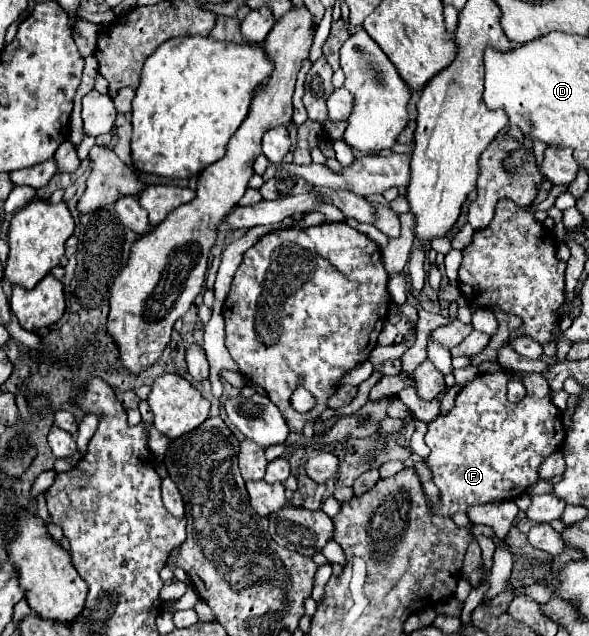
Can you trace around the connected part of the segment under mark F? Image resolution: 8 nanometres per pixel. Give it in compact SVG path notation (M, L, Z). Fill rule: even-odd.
M503 369L497 373L479 373L459 391L451 413L445 417L437 417L429 423L425 443L431 449L431 453L423 463L431 469L433 483L439 489L437 501L427 499L431 513L437 513L437 517L453 517L455 513L467 513L467 509L473 505L489 505L521 497L533 483L539 481L541 463L563 447L567 431L559 417L559 409L551 401L549 381L541 373L517 375L527 389L527 395L519 403L511 403L507 399L511 371Z

